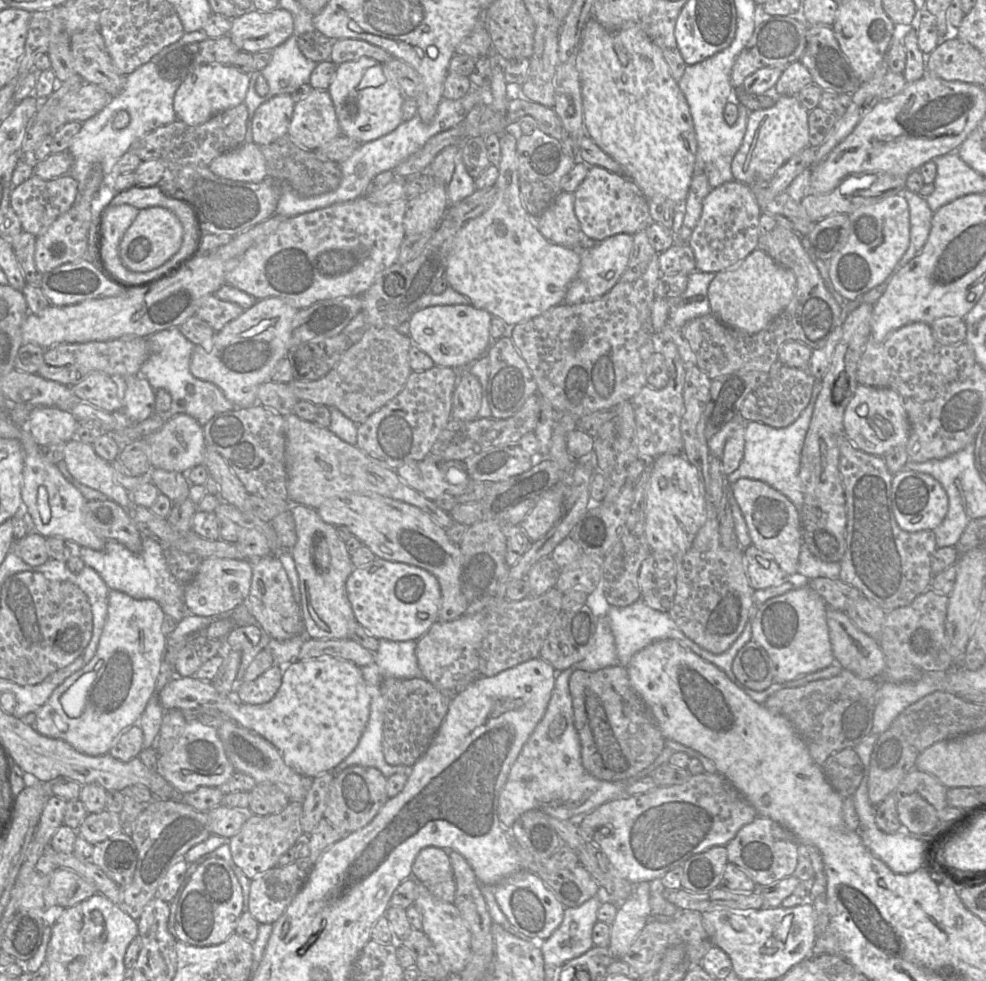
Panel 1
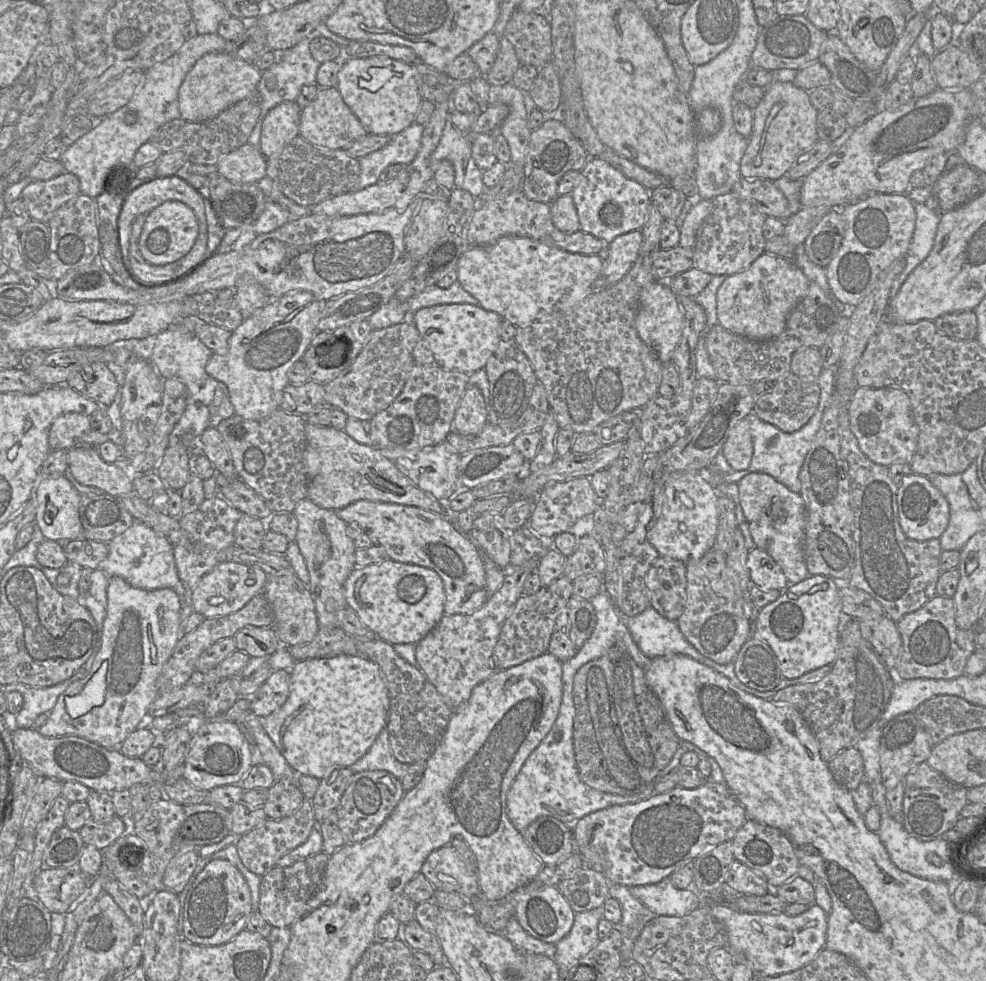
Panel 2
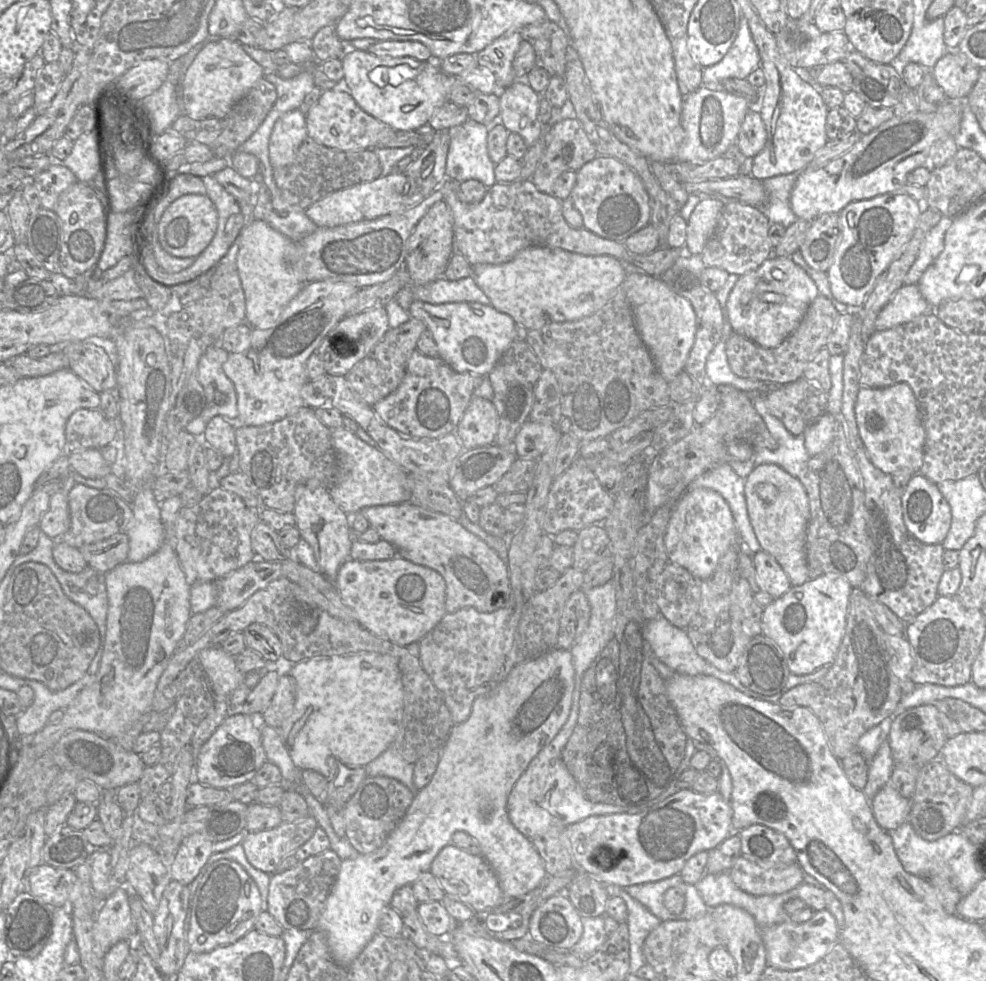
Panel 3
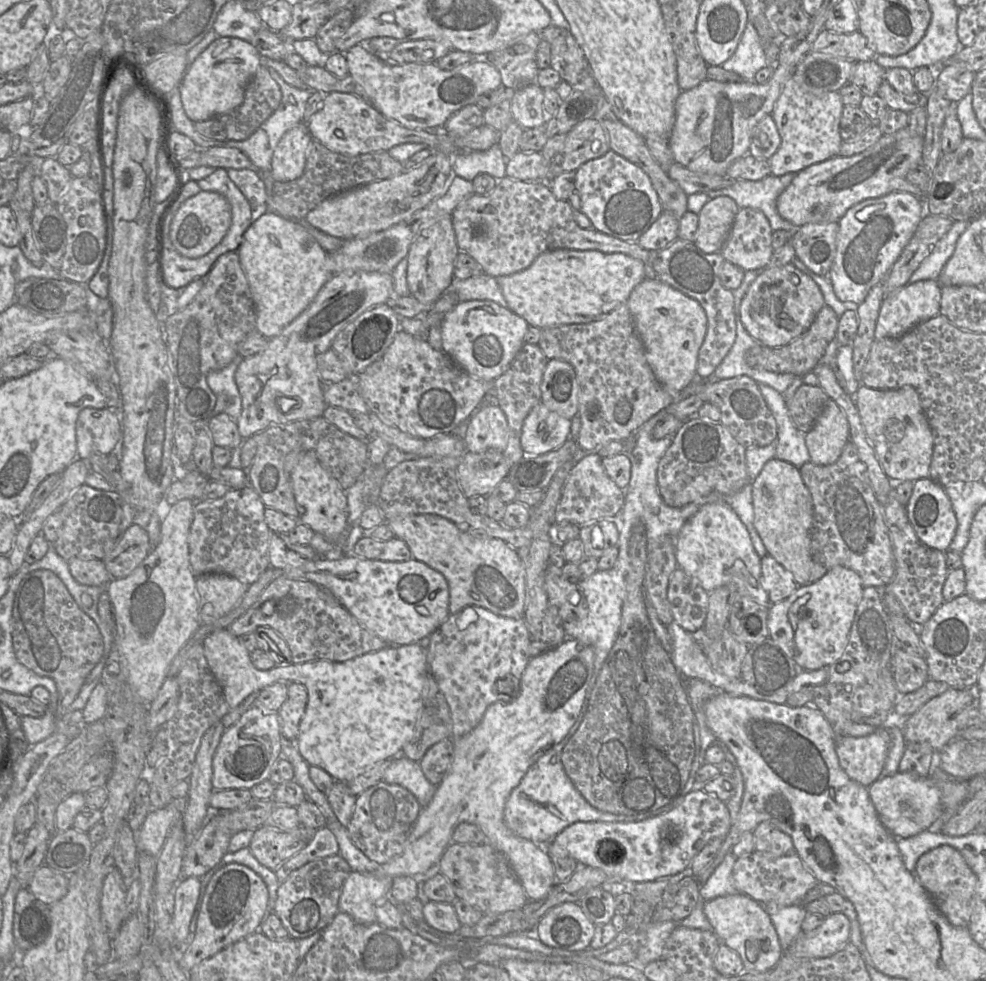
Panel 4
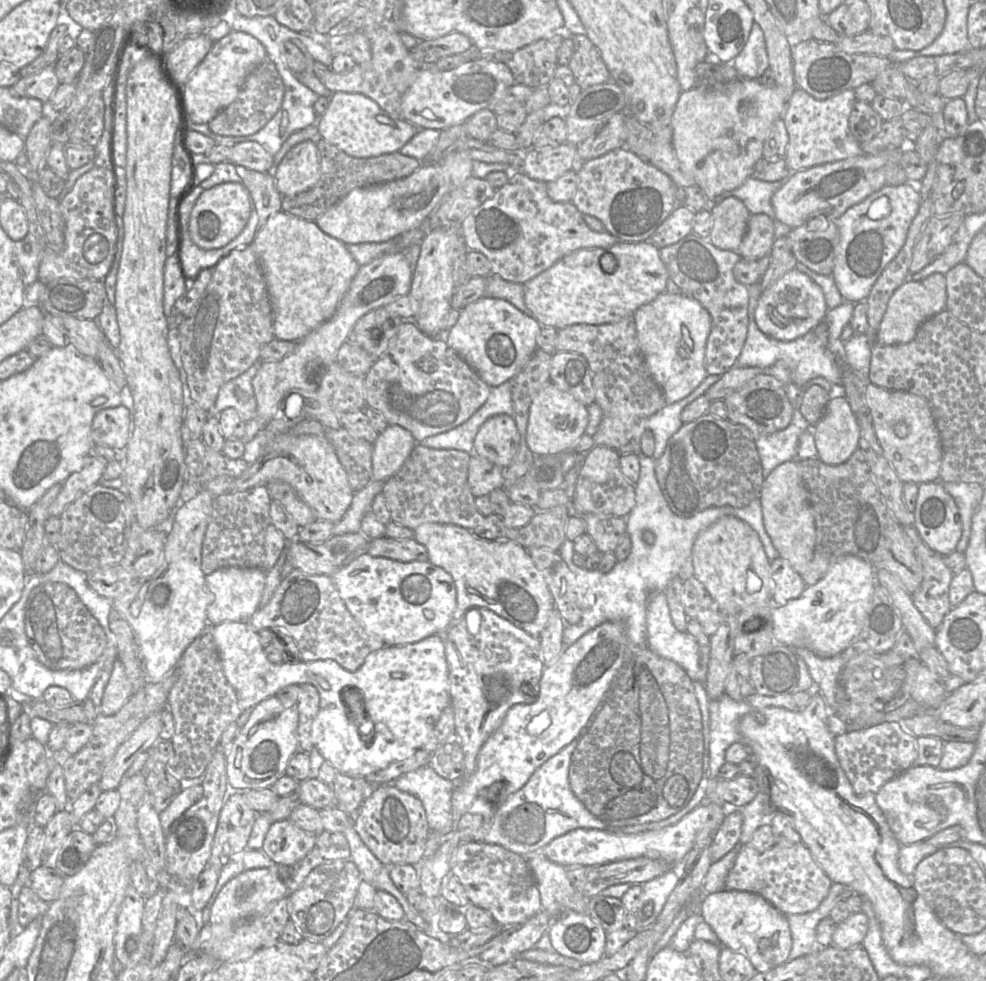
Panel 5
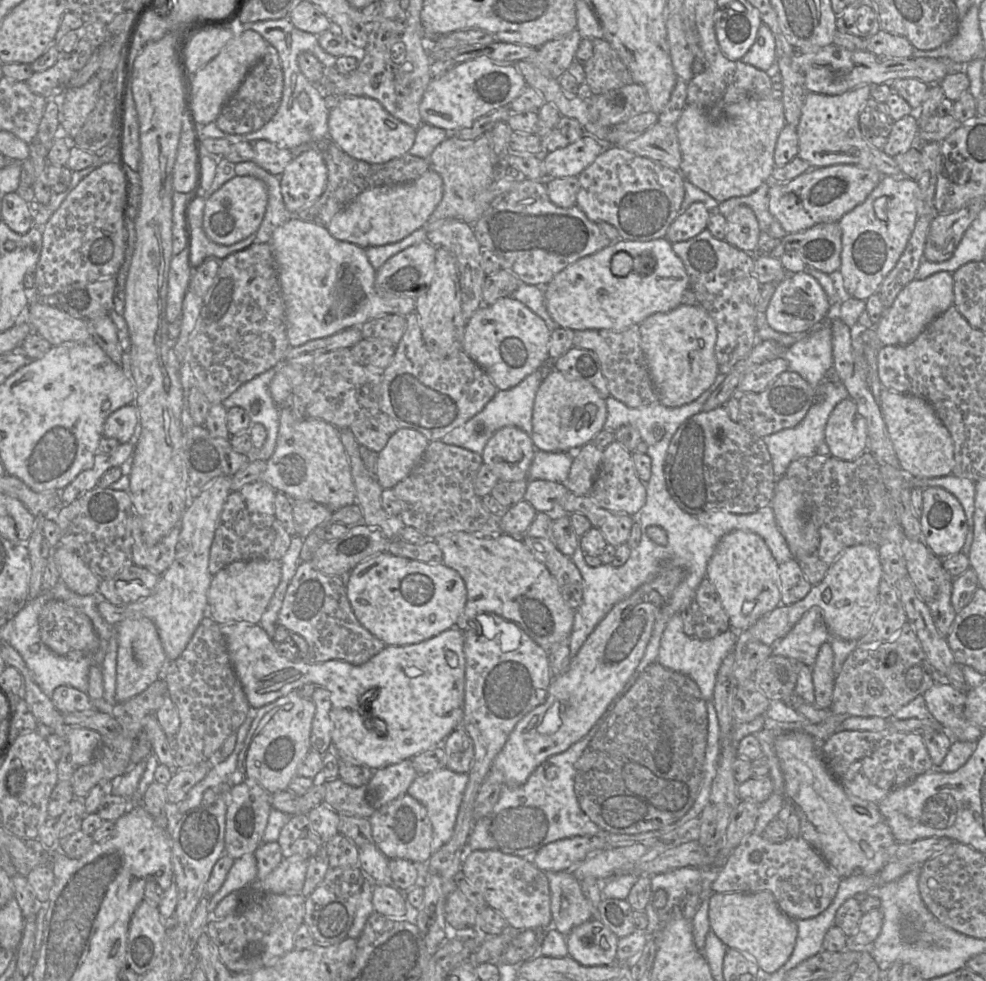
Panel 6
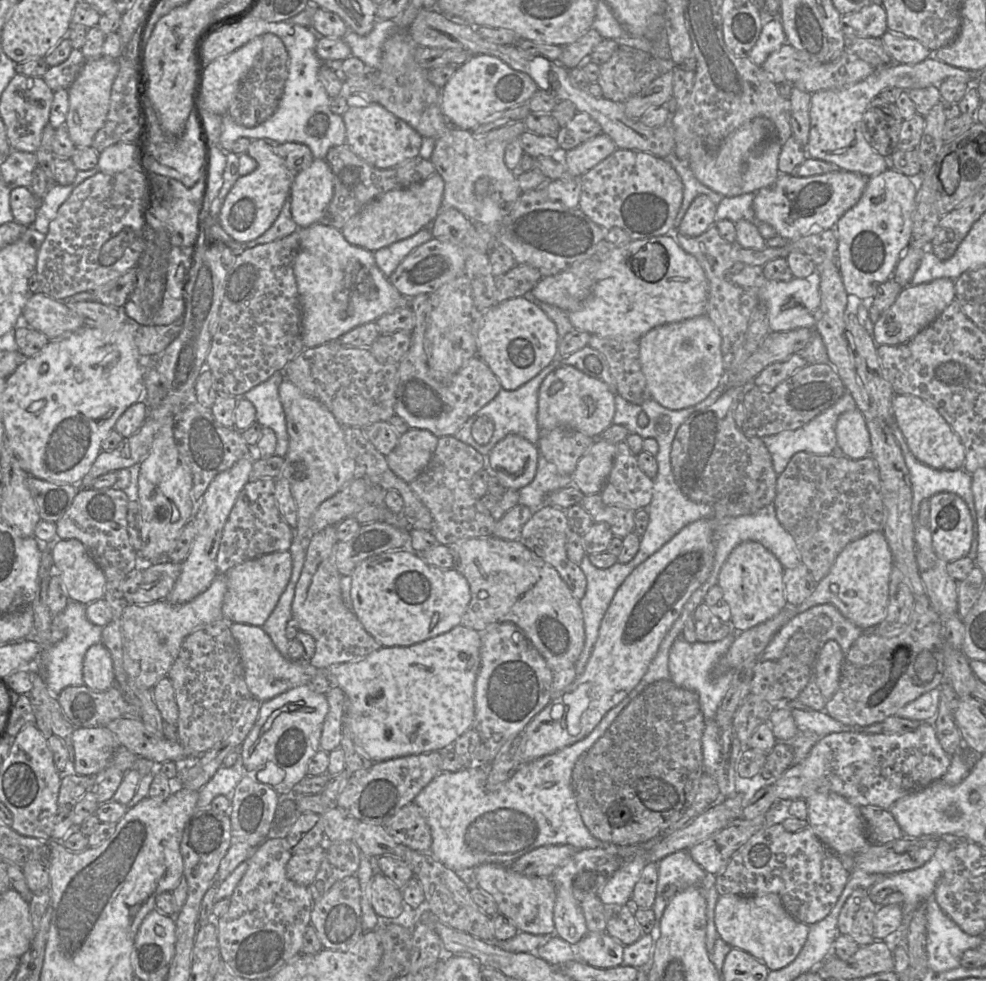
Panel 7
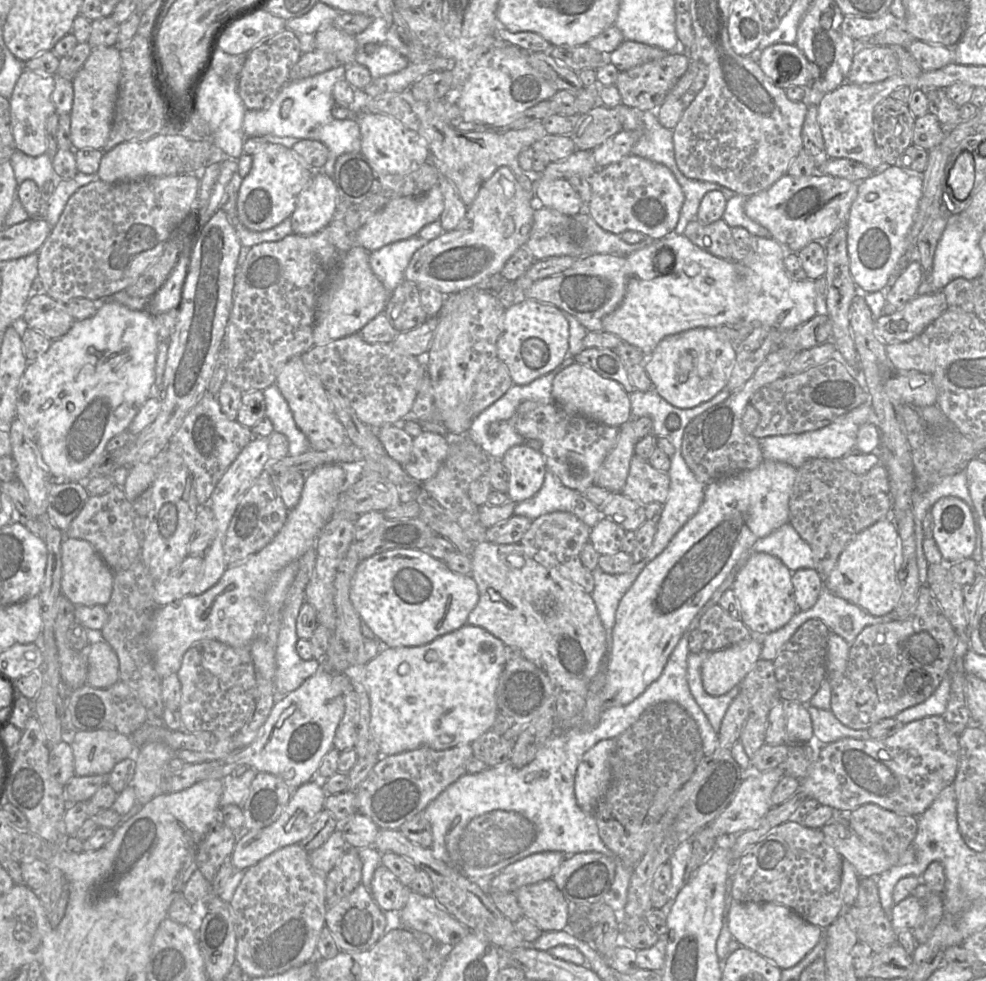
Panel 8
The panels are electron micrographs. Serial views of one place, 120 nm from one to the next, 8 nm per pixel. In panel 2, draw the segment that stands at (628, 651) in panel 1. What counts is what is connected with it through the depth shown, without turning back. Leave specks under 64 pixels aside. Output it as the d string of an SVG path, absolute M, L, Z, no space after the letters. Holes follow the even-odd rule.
M651 605L638 615L625 618L625 623L634 642L645 656L652 659L680 654L713 669L709 660L704 660L687 642L677 622L661 616Z

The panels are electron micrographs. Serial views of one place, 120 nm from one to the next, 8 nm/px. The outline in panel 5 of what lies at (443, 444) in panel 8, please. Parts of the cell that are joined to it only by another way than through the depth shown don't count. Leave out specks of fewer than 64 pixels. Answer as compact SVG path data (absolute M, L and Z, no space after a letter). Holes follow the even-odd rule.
M388 425L374 443L372 454L372 479L386 481L395 474L411 454L417 441L399 425Z

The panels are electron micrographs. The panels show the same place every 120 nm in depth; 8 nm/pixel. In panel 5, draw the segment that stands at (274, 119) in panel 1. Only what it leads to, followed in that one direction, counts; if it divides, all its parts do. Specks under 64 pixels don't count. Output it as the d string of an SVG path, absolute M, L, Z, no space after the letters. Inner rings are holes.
M312 140L295 145L275 170L276 188L284 196L295 196L312 188L320 177L320 156Z

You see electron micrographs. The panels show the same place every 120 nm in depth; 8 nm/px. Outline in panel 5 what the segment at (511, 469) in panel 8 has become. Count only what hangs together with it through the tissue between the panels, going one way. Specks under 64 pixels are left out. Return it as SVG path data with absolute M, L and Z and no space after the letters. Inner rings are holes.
M507 414L488 418L474 438L474 453L505 469L513 461L520 443L514 419Z

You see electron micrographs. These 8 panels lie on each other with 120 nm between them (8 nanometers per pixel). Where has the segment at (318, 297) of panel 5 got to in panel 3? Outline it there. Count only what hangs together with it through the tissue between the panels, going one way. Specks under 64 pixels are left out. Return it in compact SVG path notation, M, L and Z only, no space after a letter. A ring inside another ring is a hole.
M253 220L240 233L236 267L246 301L246 322L252 328L268 329L304 284L296 277L294 266L300 260L298 242L286 237L262 220Z

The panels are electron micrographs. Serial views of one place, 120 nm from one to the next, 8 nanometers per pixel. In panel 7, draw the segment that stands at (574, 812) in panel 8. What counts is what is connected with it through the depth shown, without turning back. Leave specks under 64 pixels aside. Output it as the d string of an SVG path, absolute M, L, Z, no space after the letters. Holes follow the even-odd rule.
M627 695L626 699L623 699L618 705L616 705L614 708L609 710L606 715L602 718L600 723L593 729L593 731L586 736L585 738L567 746L564 747L554 753L545 755L543 757L540 757L538 759L535 759L533 761L530 761L528 763L522 764L522 766L517 770L517 772L503 785L498 788L496 791L488 791L486 789L486 781L489 774L490 765L488 767L479 767L479 768L472 768L472 769L462 769L457 772L440 772L426 787L424 787L420 793L415 797L414 803L418 805L421 810L423 811L423 815L426 818L427 824L430 827L430 833L432 837L432 844L430 848L430 853L432 856L443 863L448 868L459 871L464 869L474 869L475 867L486 864L486 863L496 863L496 864L503 864L503 865L509 865L521 856L539 848L542 846L547 845L571 845L575 847L576 849L590 849L590 848L601 848L607 851L610 854L618 855L621 857L621 866L619 869L613 874L613 876L610 878L610 880L607 882L607 884L604 886L604 888L599 893L599 897L601 901L605 904L618 904L618 905L631 905L631 897L633 894L634 887L637 883L637 881L640 878L641 873L643 872L644 868L650 863L650 849L660 843L662 841L661 835L656 835L654 838L643 842L638 843L635 845L621 845L616 846L613 844L610 844L609 842L603 842L596 837L594 837L591 832L588 830L588 828L585 826L582 817L580 815L577 802L576 802L576 794L573 790L573 775L572 771L575 766L576 761L580 756L583 754L585 755L586 752L593 746L593 744L598 740L599 737L594 737L601 728L605 725L605 723L611 718L611 716L623 705L625 705L628 702L629 698Z

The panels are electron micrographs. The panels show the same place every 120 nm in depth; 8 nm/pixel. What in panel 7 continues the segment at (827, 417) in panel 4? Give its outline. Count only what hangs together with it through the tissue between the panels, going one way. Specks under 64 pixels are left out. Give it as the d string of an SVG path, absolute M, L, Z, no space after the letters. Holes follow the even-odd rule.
M858 409L842 413L837 420L835 431L838 447L846 457L859 460L870 456L870 434Z

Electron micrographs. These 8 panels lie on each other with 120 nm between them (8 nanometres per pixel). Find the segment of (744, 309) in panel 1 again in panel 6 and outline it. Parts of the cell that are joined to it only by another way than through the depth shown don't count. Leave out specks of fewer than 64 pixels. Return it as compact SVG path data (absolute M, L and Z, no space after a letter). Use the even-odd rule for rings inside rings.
M805 272L788 274L776 286L765 312L766 320L776 332L788 335L806 334L827 318L831 304L820 284L812 276Z

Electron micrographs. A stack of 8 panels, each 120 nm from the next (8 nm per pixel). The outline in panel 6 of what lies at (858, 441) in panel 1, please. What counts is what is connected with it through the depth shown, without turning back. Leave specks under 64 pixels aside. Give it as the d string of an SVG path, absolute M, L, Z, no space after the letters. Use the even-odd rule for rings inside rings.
M883 388L879 394L879 404L900 468L904 473L916 478L936 478L952 474L955 466L953 439L928 401Z

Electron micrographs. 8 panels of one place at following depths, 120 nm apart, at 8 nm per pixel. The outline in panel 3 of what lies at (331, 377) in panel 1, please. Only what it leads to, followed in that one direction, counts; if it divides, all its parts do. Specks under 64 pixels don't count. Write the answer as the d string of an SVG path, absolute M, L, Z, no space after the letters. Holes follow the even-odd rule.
M413 317L396 328L390 328L372 351L345 375L351 387L368 405L373 407L399 387L405 376L408 360L426 329L423 321Z

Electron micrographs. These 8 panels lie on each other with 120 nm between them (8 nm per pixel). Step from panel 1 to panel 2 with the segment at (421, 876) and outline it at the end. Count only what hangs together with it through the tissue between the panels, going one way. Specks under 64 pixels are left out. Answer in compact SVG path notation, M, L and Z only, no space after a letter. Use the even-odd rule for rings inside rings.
M450 844L431 852L421 873L436 890L456 892L466 900L481 895L476 869L469 867Z

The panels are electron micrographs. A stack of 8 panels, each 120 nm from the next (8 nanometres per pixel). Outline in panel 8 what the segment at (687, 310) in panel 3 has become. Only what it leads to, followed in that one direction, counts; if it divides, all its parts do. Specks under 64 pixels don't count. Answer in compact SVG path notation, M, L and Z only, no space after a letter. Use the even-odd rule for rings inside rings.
M698 327L664 337L646 358L644 368L661 397L675 407L687 409L710 400L726 387L735 360L736 349L730 341L721 339L714 328Z

